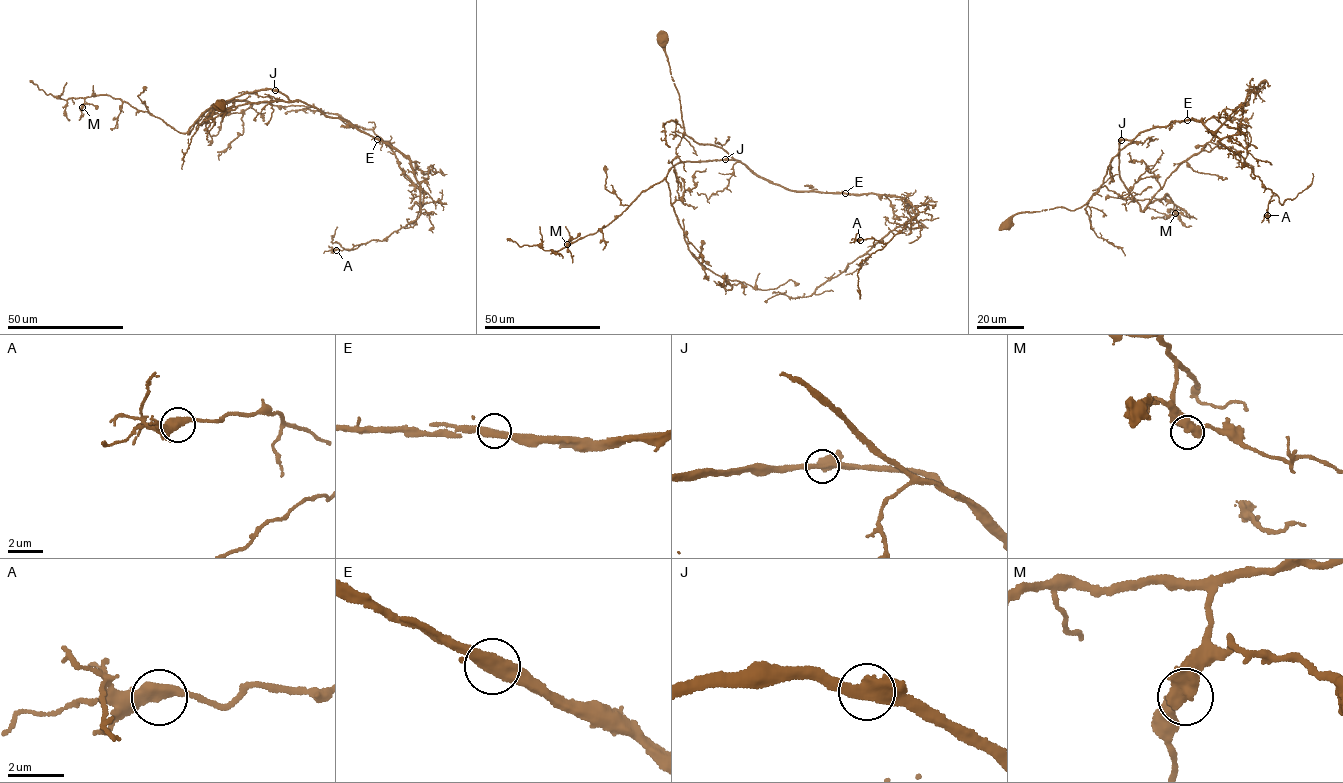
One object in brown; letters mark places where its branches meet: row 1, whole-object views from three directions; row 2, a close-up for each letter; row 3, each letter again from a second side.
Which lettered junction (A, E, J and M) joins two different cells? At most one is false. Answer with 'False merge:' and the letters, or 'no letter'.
False merge: no letter

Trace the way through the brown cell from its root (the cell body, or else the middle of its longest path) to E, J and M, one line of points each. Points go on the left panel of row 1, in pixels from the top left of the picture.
E: (220, 104), (223, 100), (225, 113), (222, 120), (224, 113), (239, 105), (301, 101), (377, 139)
J: (220, 104), (223, 100), (225, 113), (222, 120), (224, 113), (239, 105), (289, 100), (275, 90)
M: (220, 104), (222, 120), (289, 100), (246, 92), (183, 133), (107, 95), (82, 107)

